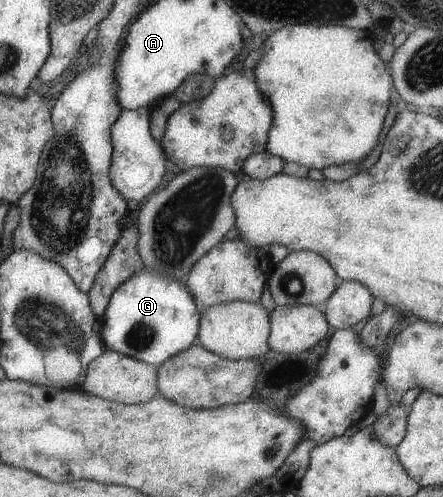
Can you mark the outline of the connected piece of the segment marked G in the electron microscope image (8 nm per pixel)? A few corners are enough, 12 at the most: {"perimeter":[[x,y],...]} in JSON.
{"perimeter":[[141,267],[116,286],[100,338],[158,367],[196,342],[186,284]]}

